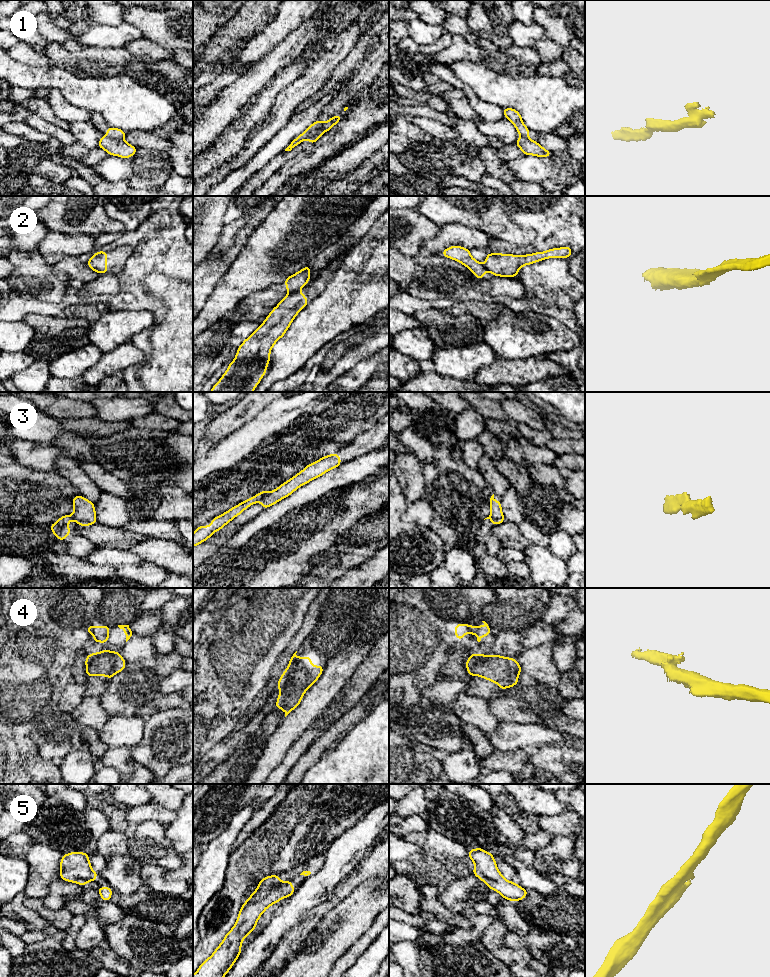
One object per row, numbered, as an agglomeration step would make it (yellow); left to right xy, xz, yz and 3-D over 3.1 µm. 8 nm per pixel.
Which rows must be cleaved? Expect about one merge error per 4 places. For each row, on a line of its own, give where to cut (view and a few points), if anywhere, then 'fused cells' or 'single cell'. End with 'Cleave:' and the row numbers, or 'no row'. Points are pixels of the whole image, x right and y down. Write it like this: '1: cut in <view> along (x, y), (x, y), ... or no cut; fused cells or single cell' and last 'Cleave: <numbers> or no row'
1: cut in xz along (324, 123), (306, 139); fused cells
2: cut in xz along (297, 290), (288, 294); fused cells
3: cut in xz along (269, 492), (257, 501); fused cells
4: cut in xy along (109, 651), (94, 656), (86, 664); fused cells
5: no cut; single cell
Cleave: 1, 2, 3, 4

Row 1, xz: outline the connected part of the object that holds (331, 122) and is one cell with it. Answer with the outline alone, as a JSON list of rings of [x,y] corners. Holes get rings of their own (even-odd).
[[[337,114],[325,122],[321,128],[318,128],[314,133],[312,133],[307,140],[309,140],[311,144],[314,144],[323,133],[329,131],[339,121],[341,121],[341,115]]]

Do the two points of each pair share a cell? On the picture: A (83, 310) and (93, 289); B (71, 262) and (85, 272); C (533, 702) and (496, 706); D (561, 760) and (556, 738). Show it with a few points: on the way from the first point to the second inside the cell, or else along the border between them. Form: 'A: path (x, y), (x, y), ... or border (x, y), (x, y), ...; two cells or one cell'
A: border (83, 291), (100, 296); two cells
B: path (74, 265), (82, 272); one cell
C: path (524, 703), (513, 703), (505, 706); one cell
D: border (557, 744), (545, 744), (538, 748); two cells

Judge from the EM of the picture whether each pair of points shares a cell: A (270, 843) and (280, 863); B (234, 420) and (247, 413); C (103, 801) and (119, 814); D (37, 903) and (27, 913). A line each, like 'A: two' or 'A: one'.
A: two
B: one
C: one
D: two

